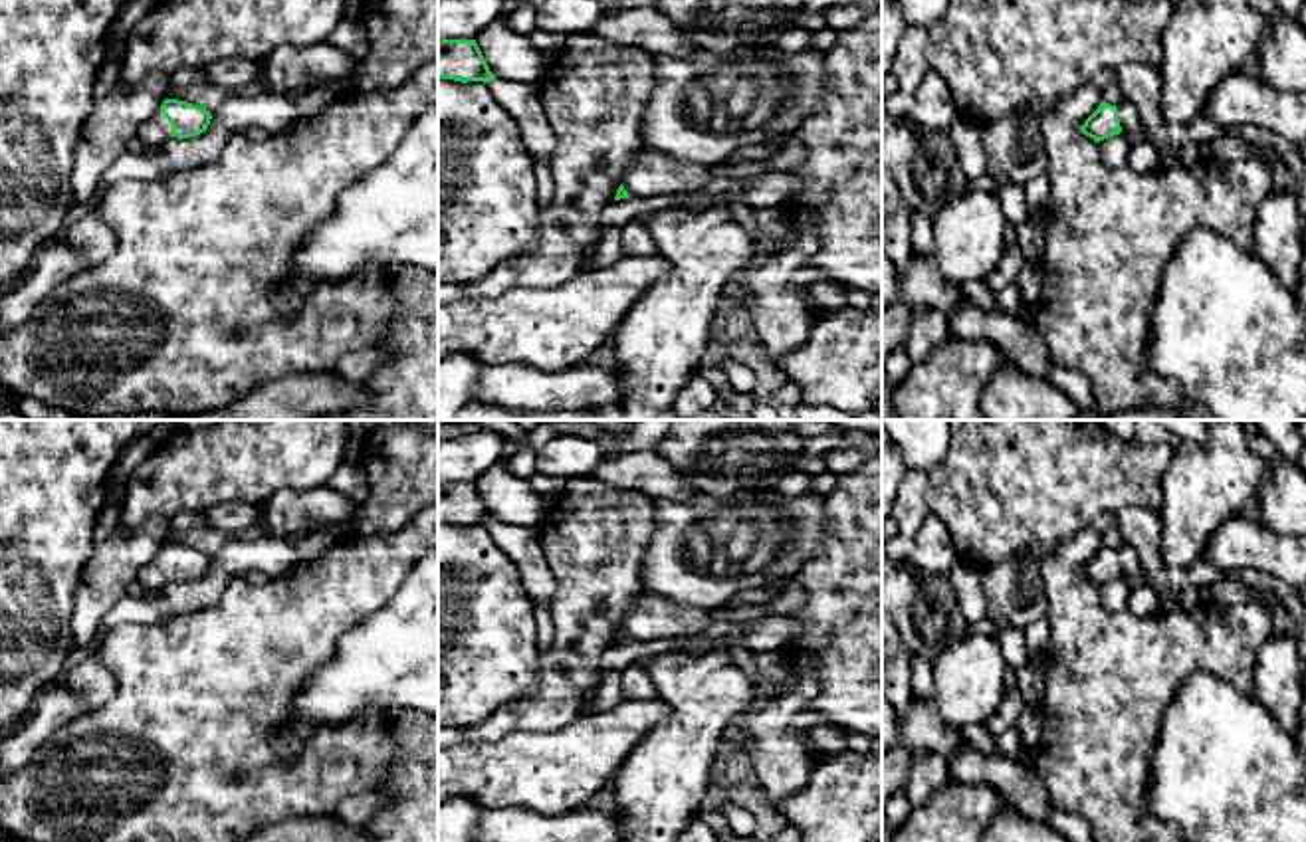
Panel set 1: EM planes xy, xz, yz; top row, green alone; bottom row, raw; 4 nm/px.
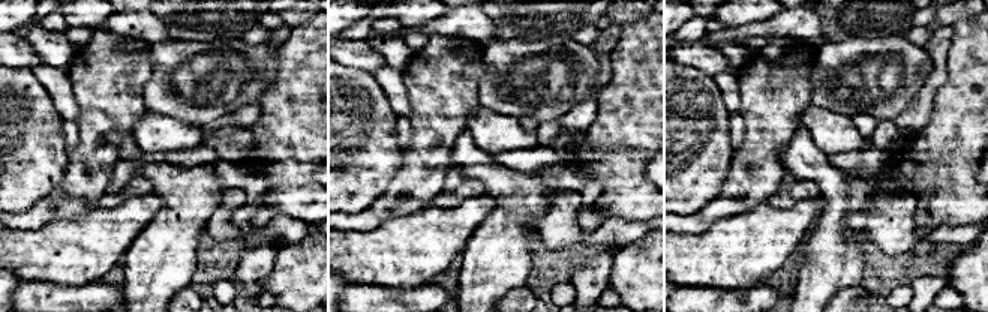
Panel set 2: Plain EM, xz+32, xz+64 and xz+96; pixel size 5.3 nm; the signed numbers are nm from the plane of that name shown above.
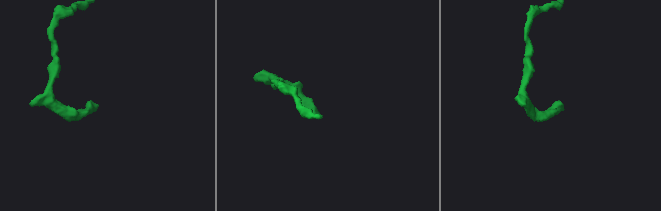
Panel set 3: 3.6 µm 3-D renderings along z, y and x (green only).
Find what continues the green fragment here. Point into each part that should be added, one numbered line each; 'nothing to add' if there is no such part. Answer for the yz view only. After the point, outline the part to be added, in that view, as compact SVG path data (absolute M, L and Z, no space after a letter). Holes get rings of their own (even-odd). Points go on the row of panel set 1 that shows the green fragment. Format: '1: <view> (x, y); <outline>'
1: yz (1132, 127); M1128 99L1122 101L1122 105L1118 107L1118 119L1122 135L1126 135L1132 141L1132 145L1145 141L1145 131L1140 119L1140 111L1132 101Z

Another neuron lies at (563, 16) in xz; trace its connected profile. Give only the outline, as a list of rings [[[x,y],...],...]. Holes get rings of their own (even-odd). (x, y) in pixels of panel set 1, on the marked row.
[[[543,0],[533,6],[535,28],[561,34],[591,34],[604,12],[599,0]]]

